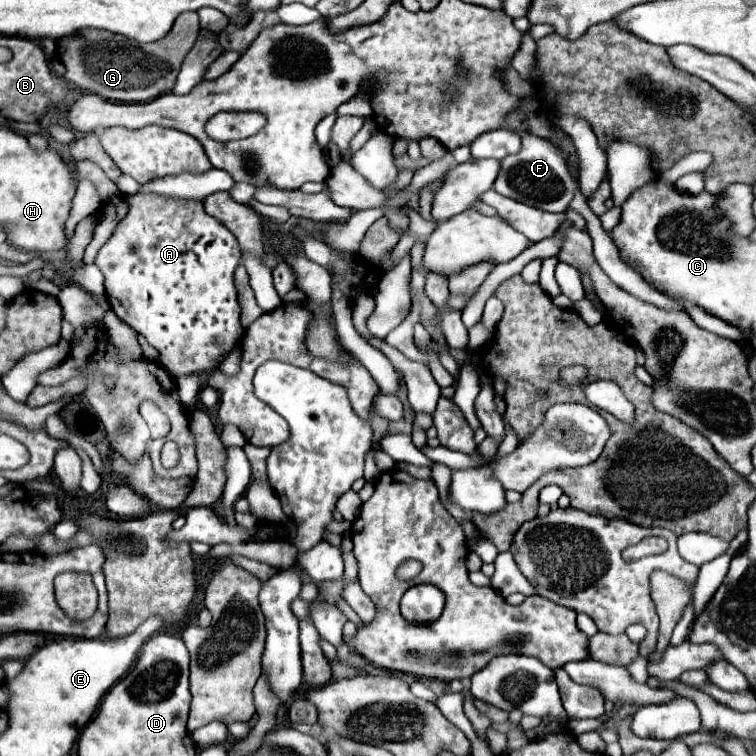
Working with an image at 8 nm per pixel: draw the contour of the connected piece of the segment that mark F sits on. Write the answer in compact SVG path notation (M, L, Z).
M526 125L520 127L519 131L522 147L518 153L502 159L502 169L498 173L498 179L494 181L494 191L536 209L554 211L554 213L566 211L574 197L574 191L578 189L578 181L572 177L568 163L560 157L560 153L550 141L530 135L526 131Z

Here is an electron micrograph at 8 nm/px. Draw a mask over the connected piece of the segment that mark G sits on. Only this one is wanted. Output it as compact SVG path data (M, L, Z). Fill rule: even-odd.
M182 13L178 15L174 27L170 29L170 35L154 43L134 43L132 39L126 39L124 35L114 35L110 31L84 29L72 37L60 39L58 53L60 55L72 53L72 61L64 61L66 65L64 77L74 87L96 93L108 101L144 103L172 91L178 77L178 69L182 67L188 51L194 47L198 33L200 33L198 13ZM86 53L88 53L88 65L86 65Z

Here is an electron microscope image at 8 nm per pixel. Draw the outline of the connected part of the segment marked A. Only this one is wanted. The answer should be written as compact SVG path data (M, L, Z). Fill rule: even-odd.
M126 195L126 201L128 201L128 215L116 225L114 229L114 235L102 245L102 249L98 251L98 257L96 257L96 265L100 267L100 271L104 273L106 281L106 297L108 297L108 303L112 307L112 311L126 323L130 325L134 331L142 333L146 337L146 341L160 353L158 361L160 365L172 375L172 377L178 377L178 375L184 375L184 373L204 373L204 371L210 371L214 365L216 365L216 359L222 357L224 353L232 351L236 341L240 339L242 335L242 325L240 325L240 305L238 305L238 291L234 287L234 271L240 263L240 247L238 247L238 241L236 237L220 223L216 221L214 217L210 217L202 203L196 203L196 201L172 201L172 199L162 199L158 195Z

